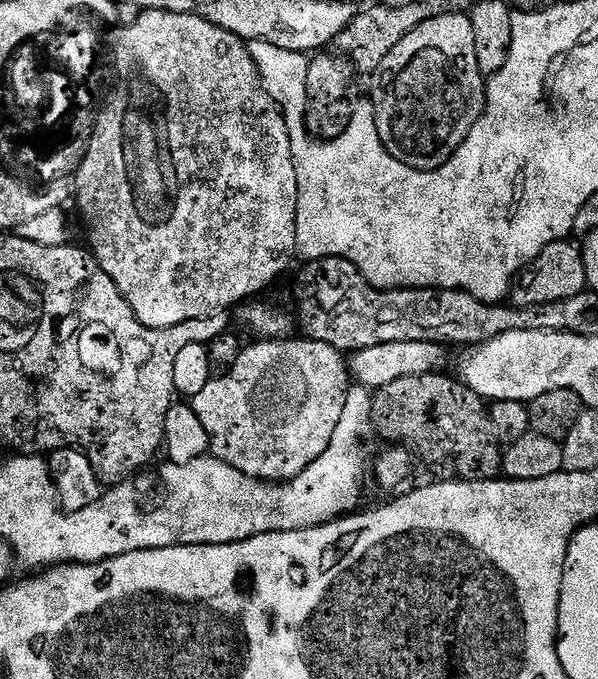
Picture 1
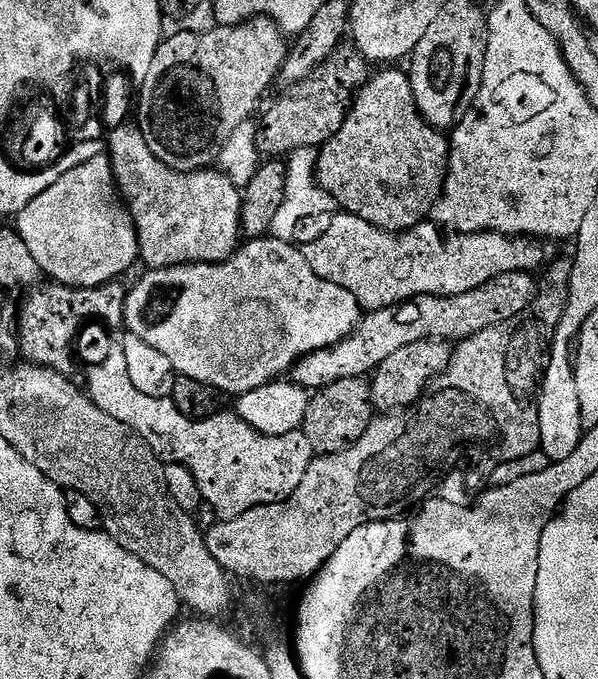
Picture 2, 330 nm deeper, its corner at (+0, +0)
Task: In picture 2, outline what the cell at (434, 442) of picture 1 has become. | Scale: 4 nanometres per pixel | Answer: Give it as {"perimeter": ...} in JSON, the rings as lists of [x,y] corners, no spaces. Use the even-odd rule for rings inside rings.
{"perimeter":[[[365,377],[342,378],[330,386],[319,389],[309,399],[302,431],[310,442],[313,453],[341,452],[350,447],[371,426],[374,419],[374,401],[371,383]]]}

